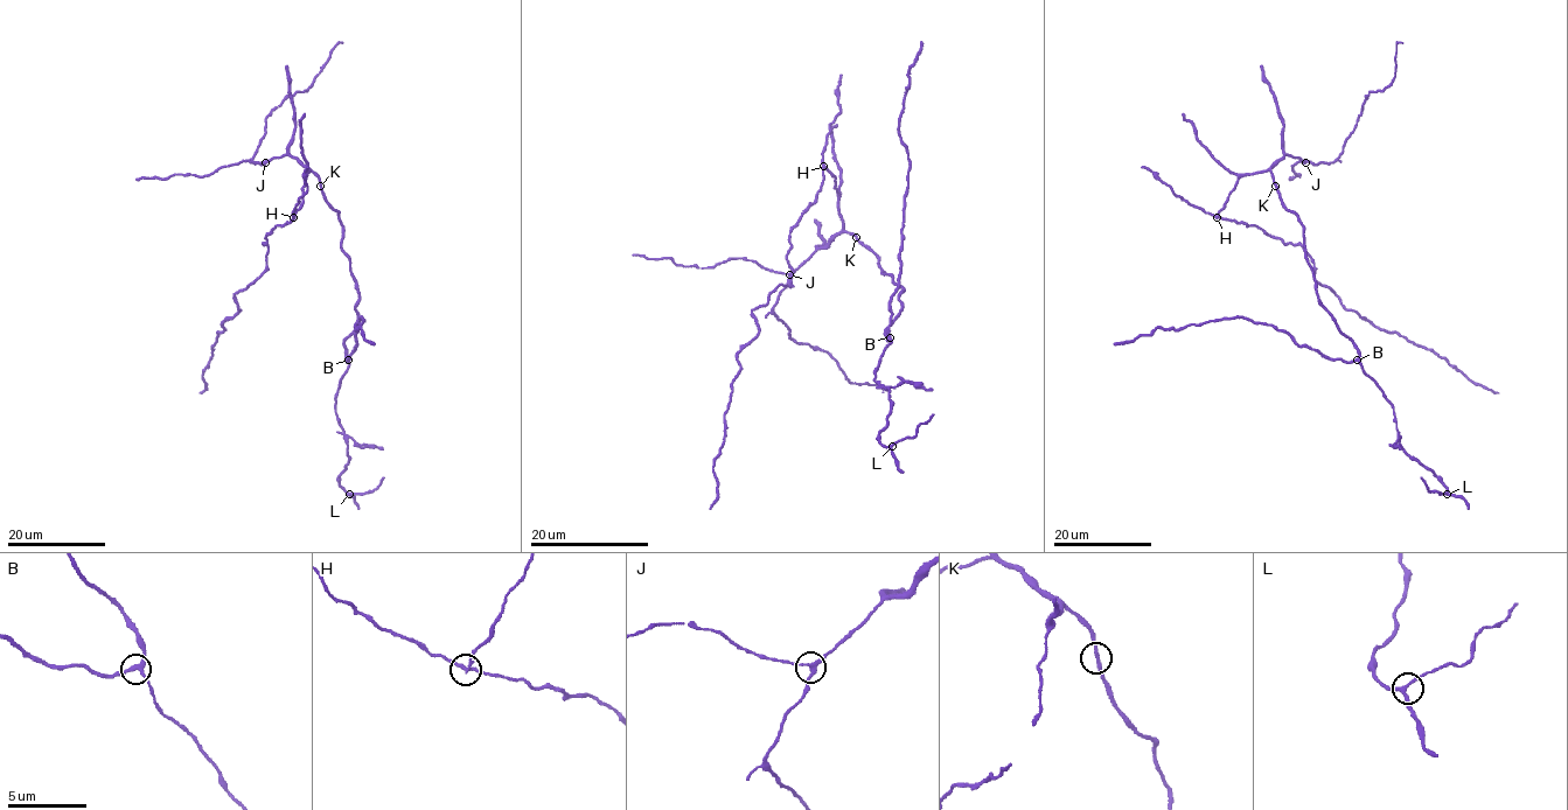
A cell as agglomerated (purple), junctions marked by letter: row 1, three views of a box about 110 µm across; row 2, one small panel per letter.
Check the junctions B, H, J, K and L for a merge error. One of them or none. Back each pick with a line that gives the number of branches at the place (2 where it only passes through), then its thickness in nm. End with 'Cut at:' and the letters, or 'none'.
H: branches 3; calibre 190 nm
Cut at: H

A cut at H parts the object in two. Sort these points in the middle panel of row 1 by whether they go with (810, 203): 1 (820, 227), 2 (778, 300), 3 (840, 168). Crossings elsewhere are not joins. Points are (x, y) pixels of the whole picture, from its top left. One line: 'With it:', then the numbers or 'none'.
With it: none

